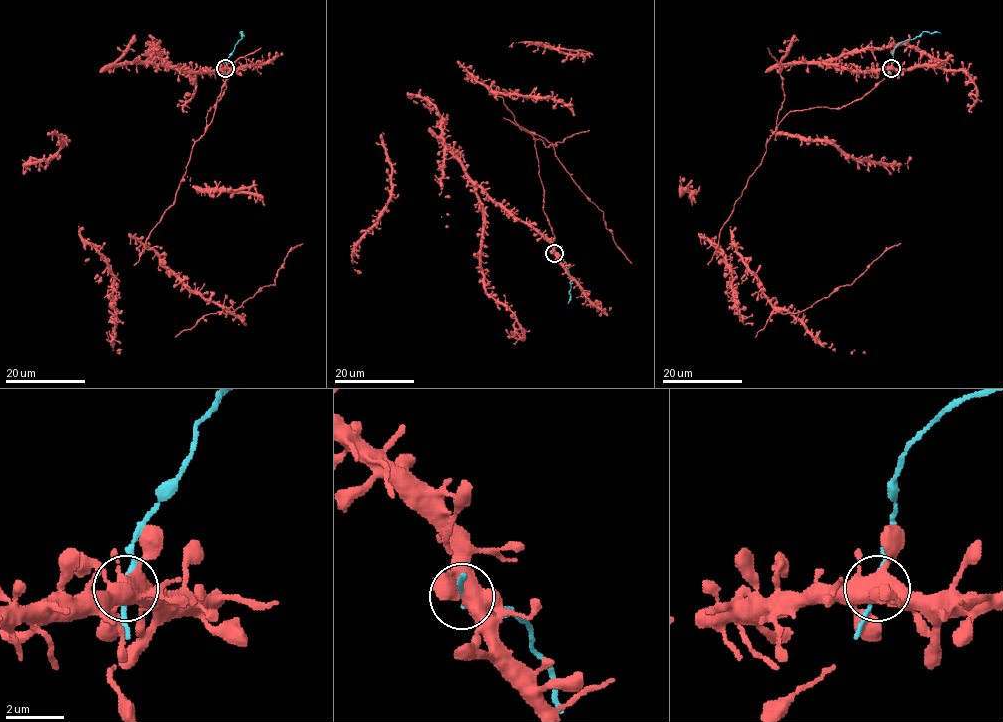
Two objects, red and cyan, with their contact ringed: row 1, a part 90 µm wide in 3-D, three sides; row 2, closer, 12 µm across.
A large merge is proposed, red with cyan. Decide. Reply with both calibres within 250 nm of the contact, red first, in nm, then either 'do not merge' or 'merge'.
500 nm thick on the red side, 140 nm on the other; merge

